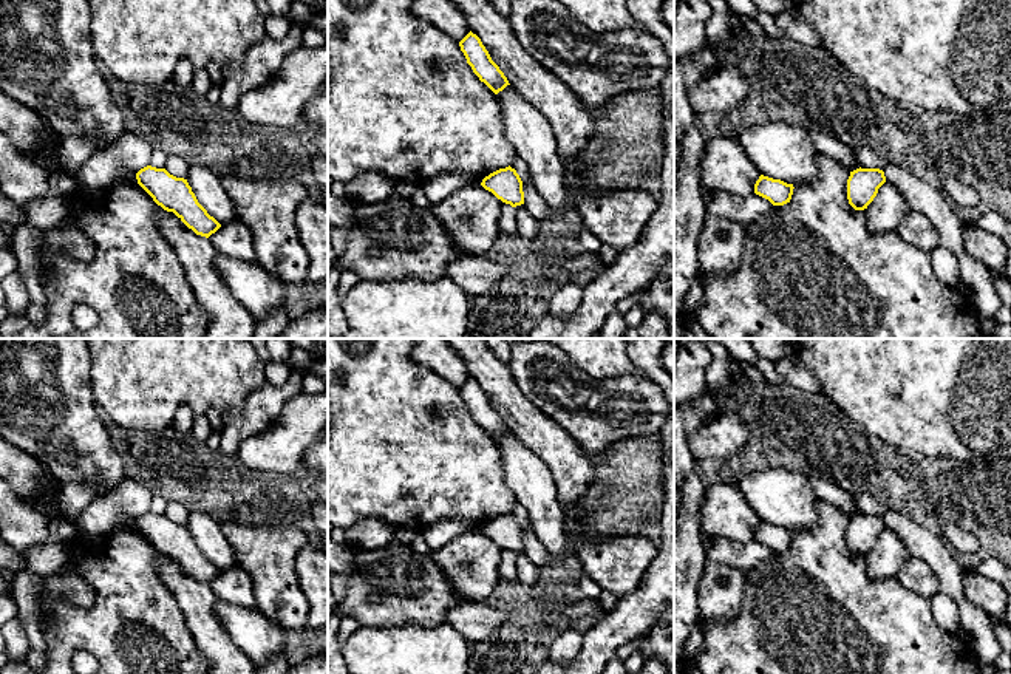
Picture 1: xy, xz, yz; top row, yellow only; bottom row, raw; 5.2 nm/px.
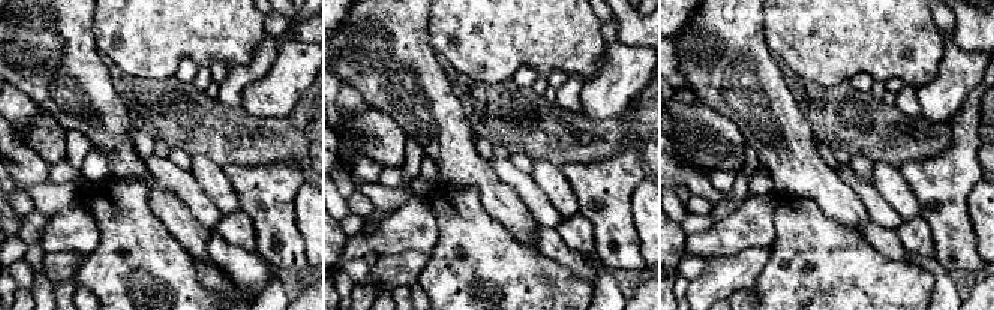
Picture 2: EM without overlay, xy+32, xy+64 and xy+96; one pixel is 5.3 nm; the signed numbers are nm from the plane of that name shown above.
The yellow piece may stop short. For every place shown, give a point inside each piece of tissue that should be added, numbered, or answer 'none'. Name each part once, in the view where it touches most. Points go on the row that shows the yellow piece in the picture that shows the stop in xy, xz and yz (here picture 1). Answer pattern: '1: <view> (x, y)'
none

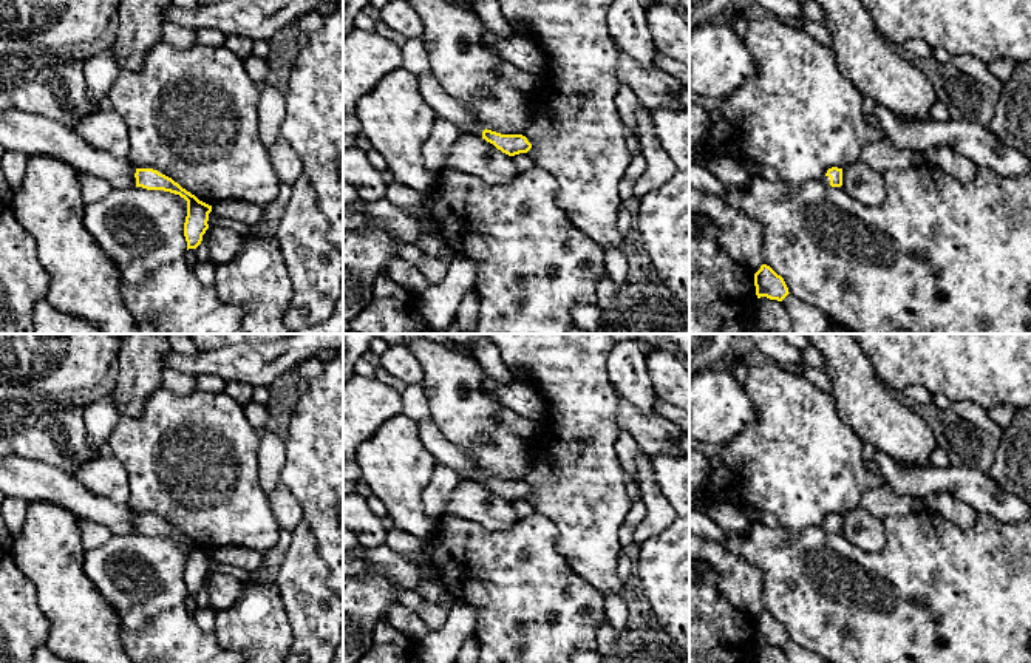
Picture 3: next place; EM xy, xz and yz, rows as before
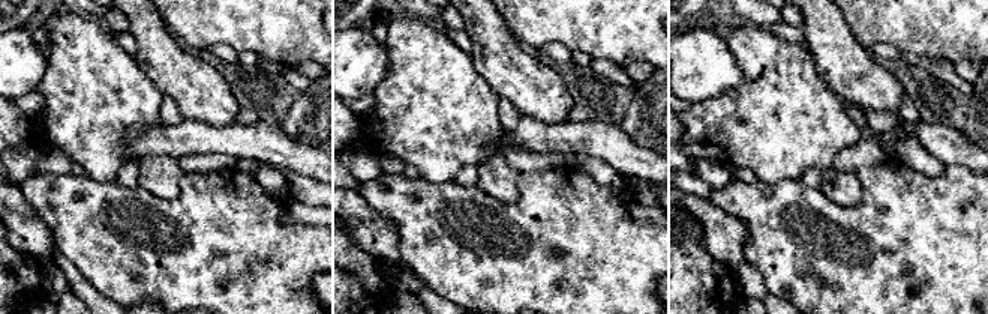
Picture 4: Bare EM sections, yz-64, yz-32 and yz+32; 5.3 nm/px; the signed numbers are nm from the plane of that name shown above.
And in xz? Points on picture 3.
1: xz (444, 105)

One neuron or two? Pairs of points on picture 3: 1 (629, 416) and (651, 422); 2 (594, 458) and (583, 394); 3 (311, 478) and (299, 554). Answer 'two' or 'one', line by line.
1: one
2: one
3: two

